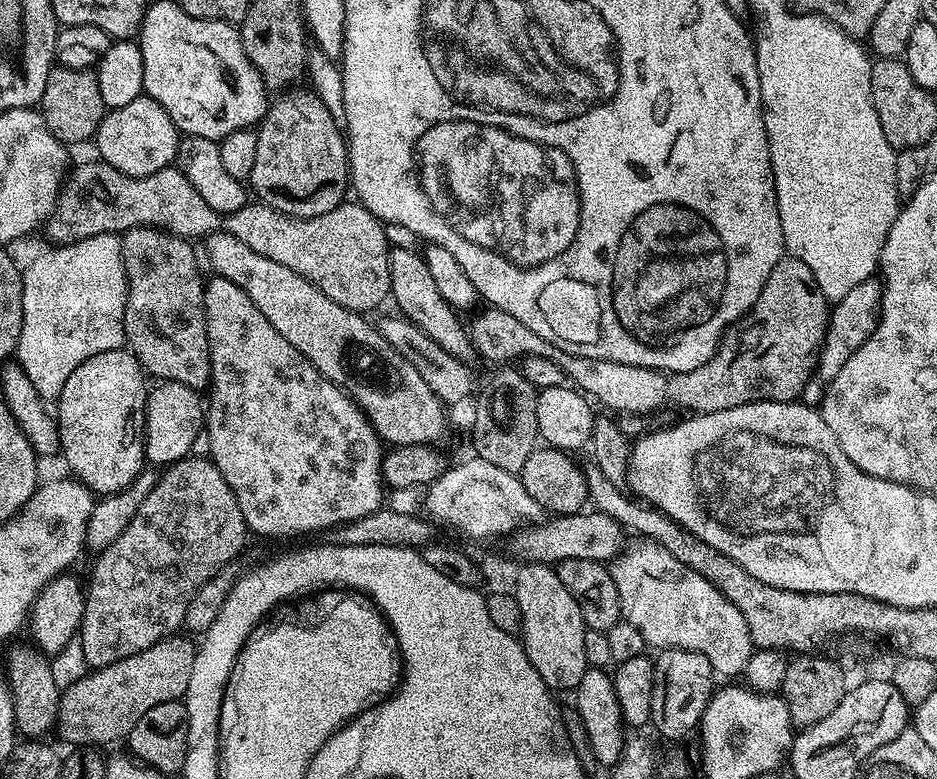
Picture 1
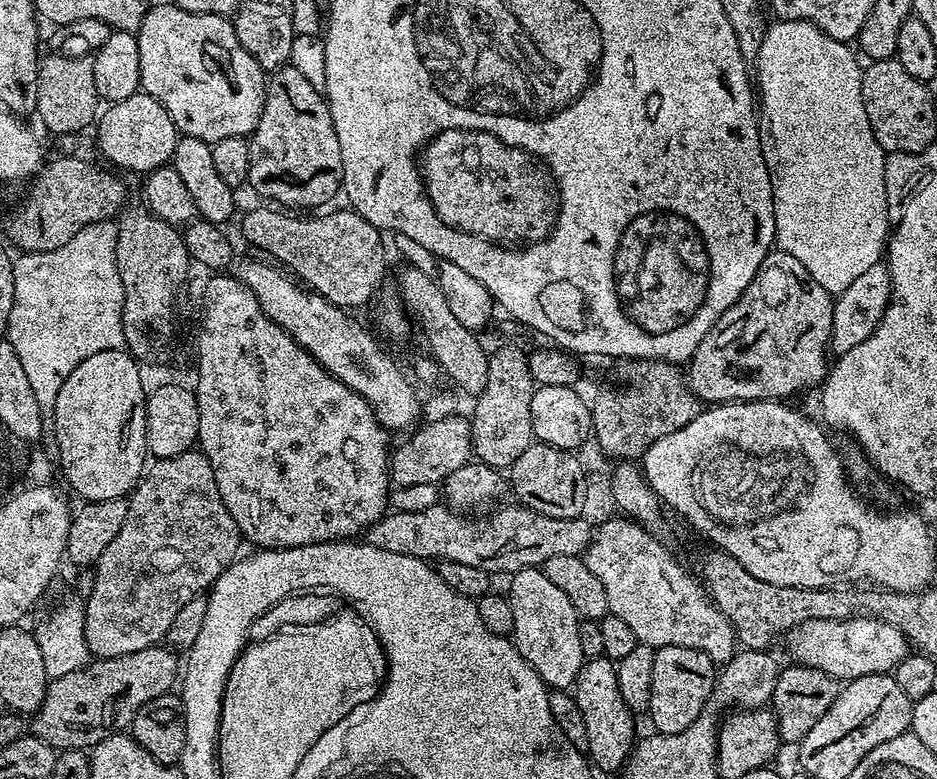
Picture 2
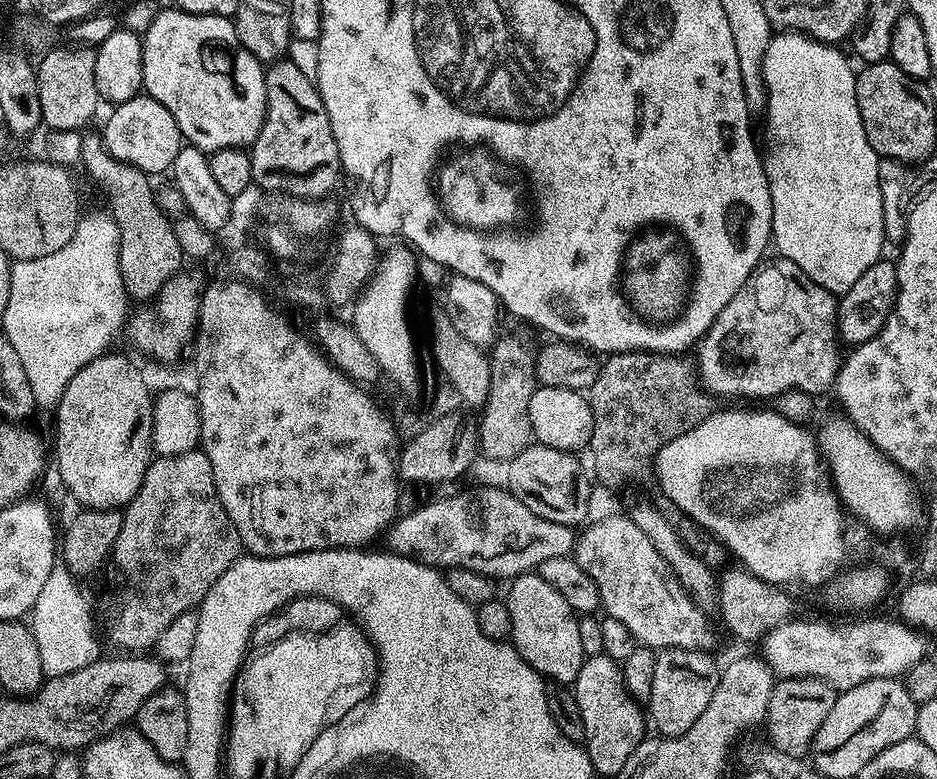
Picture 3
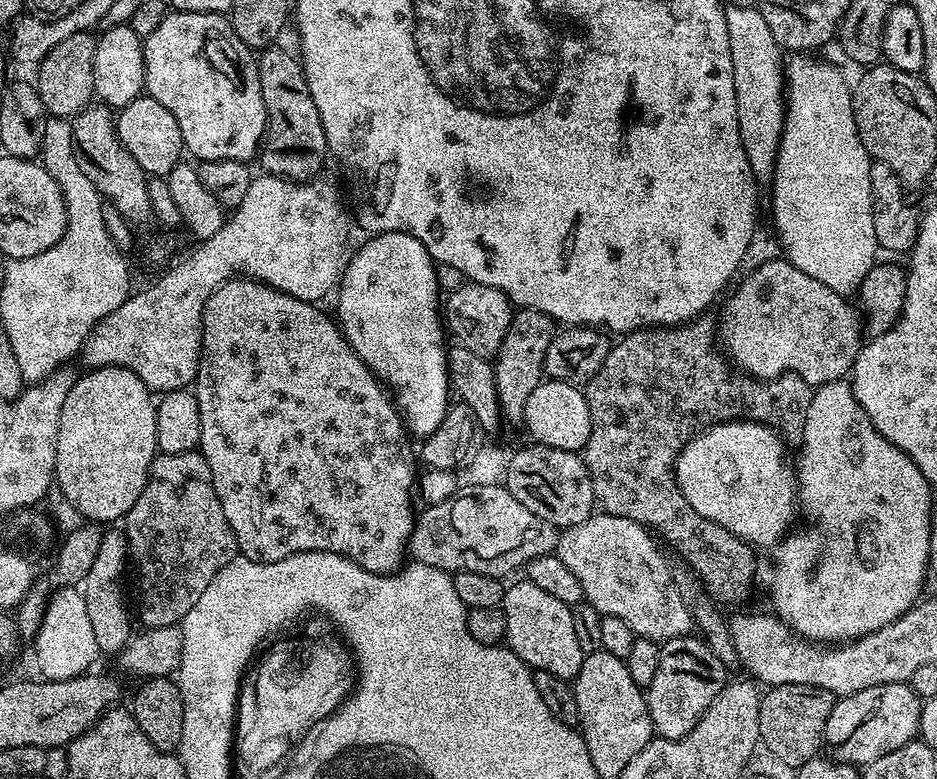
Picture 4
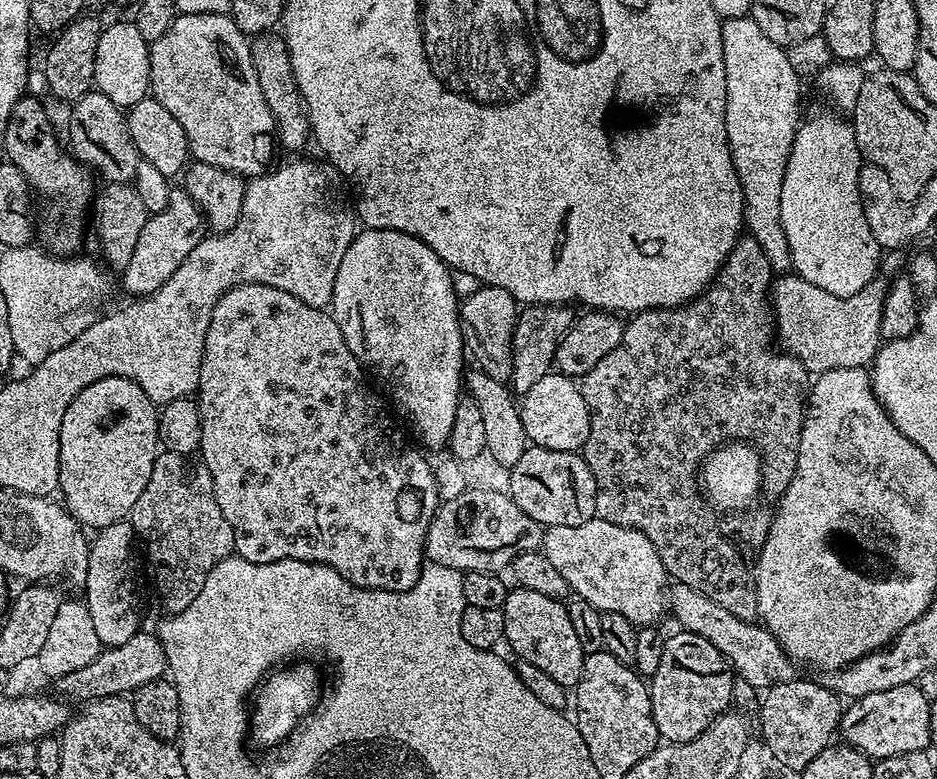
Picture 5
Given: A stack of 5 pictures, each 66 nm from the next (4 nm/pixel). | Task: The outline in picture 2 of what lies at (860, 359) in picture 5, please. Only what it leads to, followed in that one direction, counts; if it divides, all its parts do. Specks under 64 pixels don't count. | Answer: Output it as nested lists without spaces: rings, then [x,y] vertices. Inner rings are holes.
[[[779,250],[769,252],[738,302],[727,308],[706,338],[702,338],[686,368],[688,387],[705,405],[715,406],[749,400],[783,401],[803,388],[823,385],[830,367],[833,303],[833,293],[818,286],[794,254]]]

